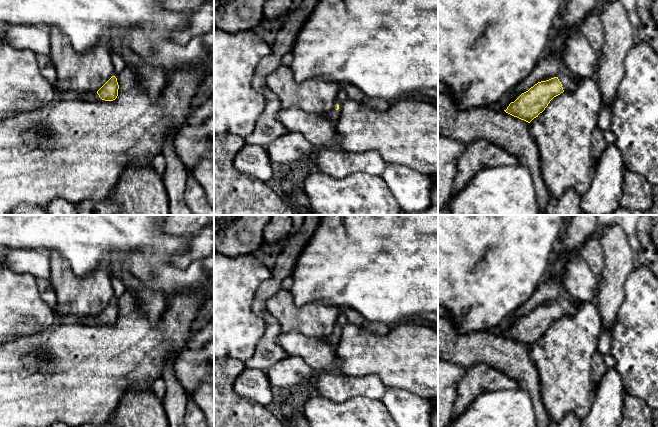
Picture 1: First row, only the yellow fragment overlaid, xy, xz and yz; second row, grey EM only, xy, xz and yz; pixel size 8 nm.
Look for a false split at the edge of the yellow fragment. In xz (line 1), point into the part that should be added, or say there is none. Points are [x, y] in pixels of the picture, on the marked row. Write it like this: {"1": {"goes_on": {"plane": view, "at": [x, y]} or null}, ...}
{"1": {"goes_on": null}}

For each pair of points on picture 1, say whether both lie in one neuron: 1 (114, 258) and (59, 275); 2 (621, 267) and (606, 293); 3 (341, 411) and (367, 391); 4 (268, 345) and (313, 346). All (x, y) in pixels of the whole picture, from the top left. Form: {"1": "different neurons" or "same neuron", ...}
{"1": "different neurons", "2": "same neuron", "3": "different neurons", "4": "different neurons"}

